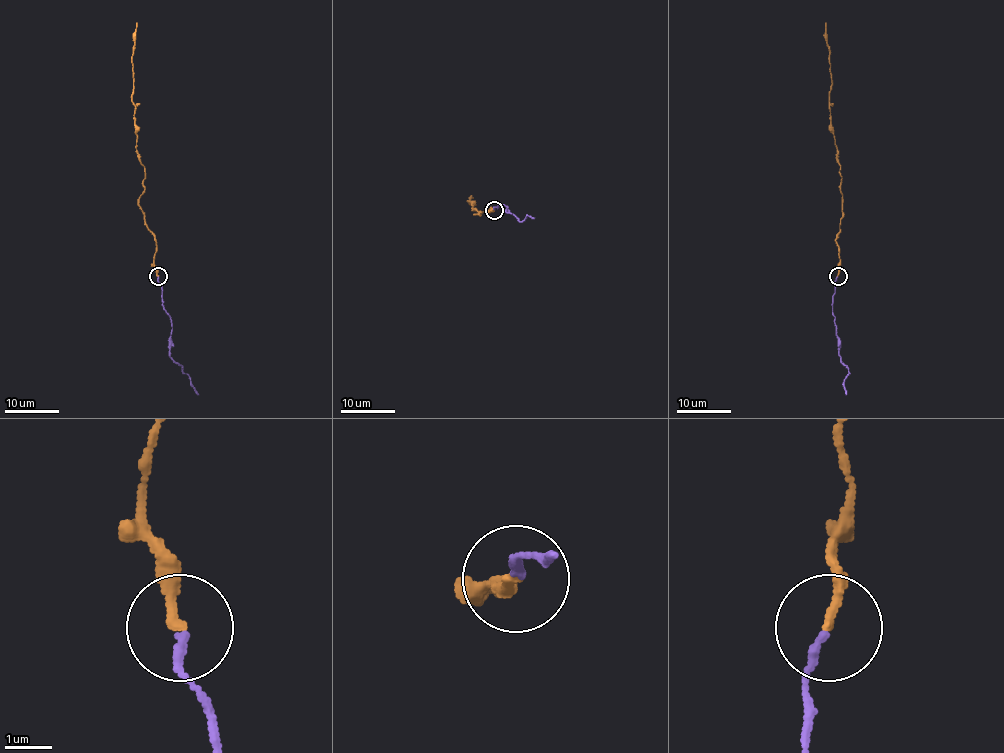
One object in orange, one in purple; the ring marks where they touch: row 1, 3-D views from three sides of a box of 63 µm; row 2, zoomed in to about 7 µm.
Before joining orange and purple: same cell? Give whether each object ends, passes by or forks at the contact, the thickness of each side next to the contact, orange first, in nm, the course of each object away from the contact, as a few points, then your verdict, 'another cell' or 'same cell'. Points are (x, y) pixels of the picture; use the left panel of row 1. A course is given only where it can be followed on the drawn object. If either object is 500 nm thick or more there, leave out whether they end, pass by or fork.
orange ends | purple ends | 200/180 nm | orange via (157, 276), (155, 236), (138, 204), (145, 168), (136, 149), (132, 100), (137, 23) | purple via (157, 276), (163, 309), (171, 320), (170, 356), (191, 381), (198, 394) | same cell

